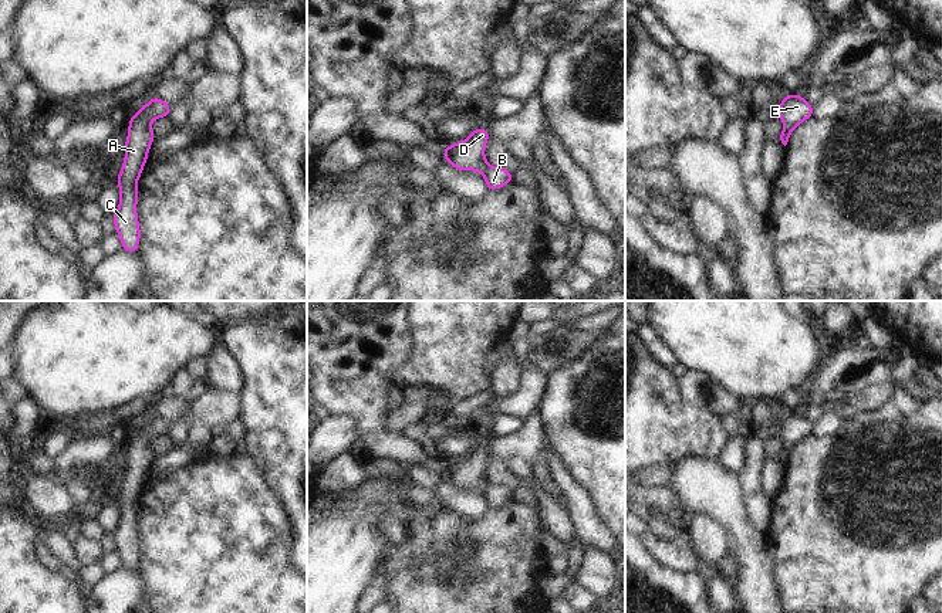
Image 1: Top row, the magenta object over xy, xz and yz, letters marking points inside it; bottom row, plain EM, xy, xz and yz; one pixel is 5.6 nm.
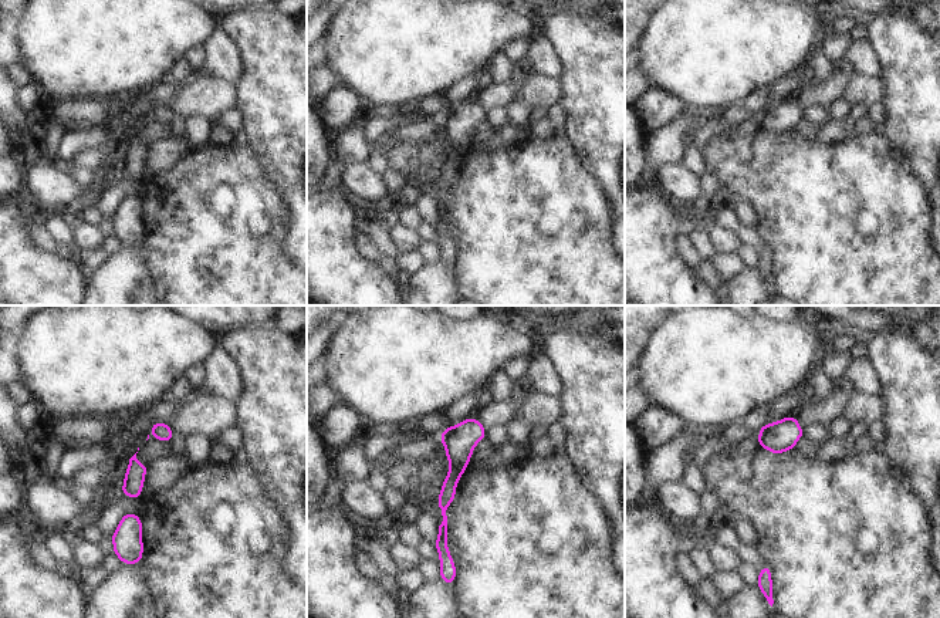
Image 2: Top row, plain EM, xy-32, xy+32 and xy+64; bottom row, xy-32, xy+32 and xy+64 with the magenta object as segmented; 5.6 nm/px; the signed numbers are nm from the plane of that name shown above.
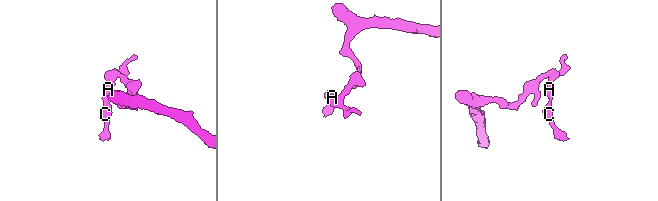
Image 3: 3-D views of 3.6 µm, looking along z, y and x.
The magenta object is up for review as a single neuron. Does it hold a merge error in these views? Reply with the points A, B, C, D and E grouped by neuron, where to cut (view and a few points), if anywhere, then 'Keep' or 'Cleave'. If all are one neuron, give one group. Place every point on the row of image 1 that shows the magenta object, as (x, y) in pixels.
Groups: A B C D E. No split. Keep

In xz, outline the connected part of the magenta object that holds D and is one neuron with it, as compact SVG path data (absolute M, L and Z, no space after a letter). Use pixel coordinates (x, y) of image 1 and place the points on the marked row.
M477 128L466 140L443 149L443 159L458 170L477 170L486 180L487 190L494 190L514 180L514 176L504 167L492 167L486 162L484 146L489 140L489 131Z

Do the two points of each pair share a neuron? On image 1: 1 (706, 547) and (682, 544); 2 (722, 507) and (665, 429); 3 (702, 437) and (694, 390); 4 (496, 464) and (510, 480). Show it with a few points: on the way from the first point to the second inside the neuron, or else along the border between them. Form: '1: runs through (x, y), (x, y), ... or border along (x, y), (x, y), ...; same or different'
1: border along (689, 532), (689, 541), (696, 554), (699, 569); different
2: border along (716, 457), (681, 457), (672, 464); different
3: border along (678, 380), (678, 392), (688, 403), (718, 417); different
4: runs through (499, 468), (506, 476); same

